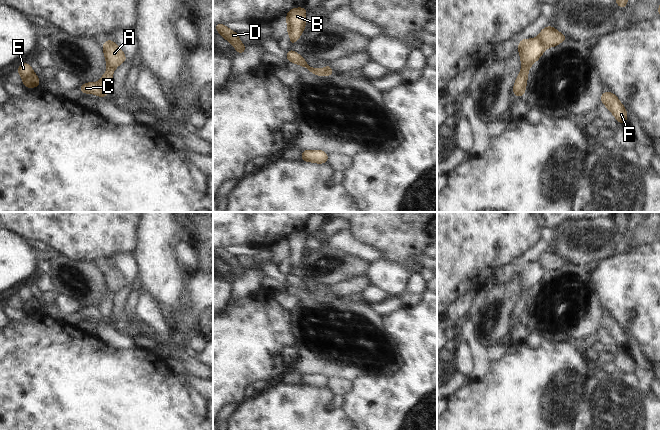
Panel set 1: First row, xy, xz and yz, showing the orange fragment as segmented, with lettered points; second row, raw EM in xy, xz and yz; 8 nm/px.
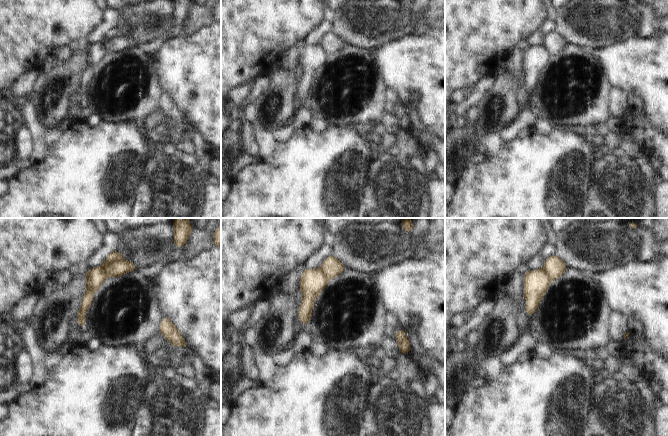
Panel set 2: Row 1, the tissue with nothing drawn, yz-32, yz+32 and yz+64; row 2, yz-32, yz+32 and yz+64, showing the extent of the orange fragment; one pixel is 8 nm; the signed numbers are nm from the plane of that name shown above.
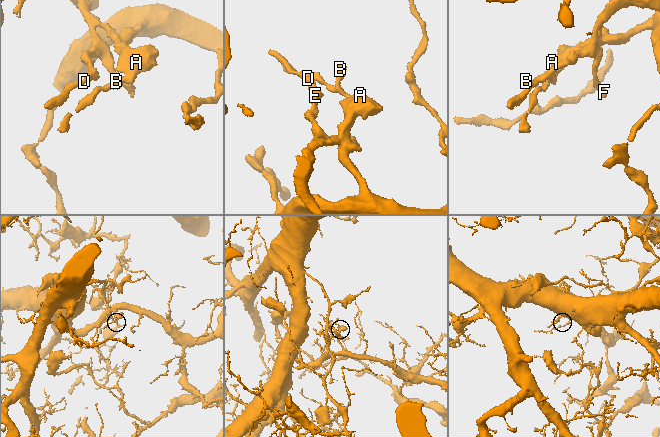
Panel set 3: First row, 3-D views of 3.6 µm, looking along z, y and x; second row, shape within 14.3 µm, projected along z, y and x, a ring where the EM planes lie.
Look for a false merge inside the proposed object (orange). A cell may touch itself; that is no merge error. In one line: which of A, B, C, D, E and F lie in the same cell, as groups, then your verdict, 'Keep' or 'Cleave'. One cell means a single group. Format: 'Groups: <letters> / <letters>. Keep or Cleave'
Groups: A D E F / B C. Cleave.

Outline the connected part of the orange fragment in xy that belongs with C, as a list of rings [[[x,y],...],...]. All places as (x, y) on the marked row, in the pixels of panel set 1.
[[[87,82],[85,85],[80,85],[78,89],[80,89],[83,94],[92,93],[94,95],[97,95],[98,97],[103,97],[103,93],[99,87],[99,83]]]

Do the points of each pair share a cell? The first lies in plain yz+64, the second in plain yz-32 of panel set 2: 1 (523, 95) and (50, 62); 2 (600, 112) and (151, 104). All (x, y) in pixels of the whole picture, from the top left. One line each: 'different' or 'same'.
1: different
2: same

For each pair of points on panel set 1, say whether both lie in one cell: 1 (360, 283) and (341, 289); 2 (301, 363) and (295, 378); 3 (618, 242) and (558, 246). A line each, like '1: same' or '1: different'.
1: same
2: different
3: same

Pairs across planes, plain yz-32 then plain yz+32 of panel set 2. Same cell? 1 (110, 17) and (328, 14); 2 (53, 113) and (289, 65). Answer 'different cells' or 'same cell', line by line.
1: same cell
2: different cells

